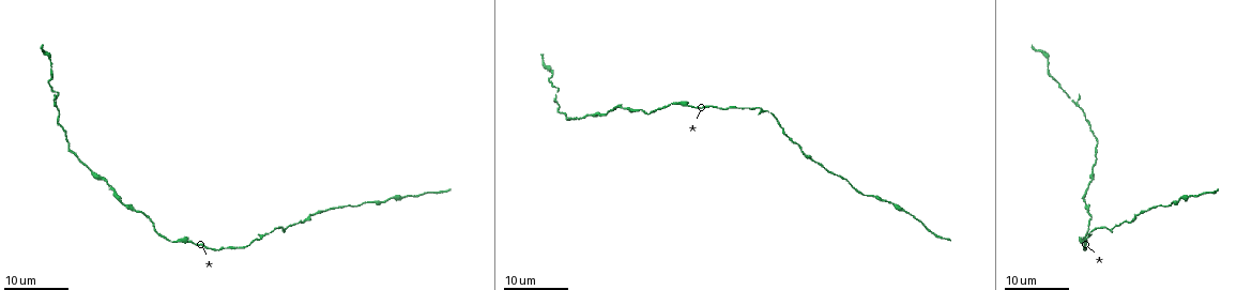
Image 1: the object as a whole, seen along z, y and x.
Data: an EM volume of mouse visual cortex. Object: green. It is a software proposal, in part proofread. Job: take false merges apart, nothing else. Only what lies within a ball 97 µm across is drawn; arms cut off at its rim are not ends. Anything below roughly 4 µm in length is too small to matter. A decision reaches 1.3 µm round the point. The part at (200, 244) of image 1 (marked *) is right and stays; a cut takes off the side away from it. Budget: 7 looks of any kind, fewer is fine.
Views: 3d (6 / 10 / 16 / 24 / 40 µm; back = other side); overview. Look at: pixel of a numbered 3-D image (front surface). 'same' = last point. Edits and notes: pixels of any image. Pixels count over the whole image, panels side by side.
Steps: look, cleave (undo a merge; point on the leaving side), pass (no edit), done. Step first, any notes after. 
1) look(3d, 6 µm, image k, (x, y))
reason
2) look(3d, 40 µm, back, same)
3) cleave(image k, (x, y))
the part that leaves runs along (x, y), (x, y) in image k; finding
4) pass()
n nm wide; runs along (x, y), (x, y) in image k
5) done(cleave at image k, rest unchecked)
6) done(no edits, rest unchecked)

look(3d, 24 µm, image 1, (301, 222))
thick turns thin

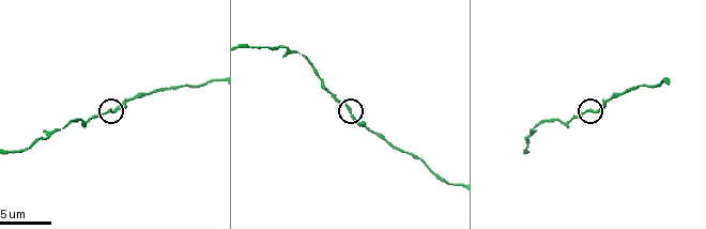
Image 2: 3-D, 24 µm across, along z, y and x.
look(3d, 6 µm, image 2, (348, 112))

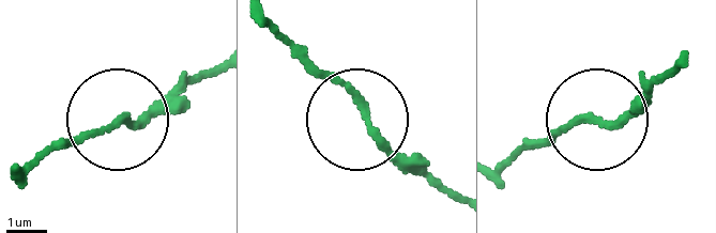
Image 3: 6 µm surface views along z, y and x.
pass()
190 nm wide; runs along (269, 18), (439, 188) in image 3; one neuron here

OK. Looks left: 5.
look(3d, 24 µm, image 1, (176, 241))
thick turns thin

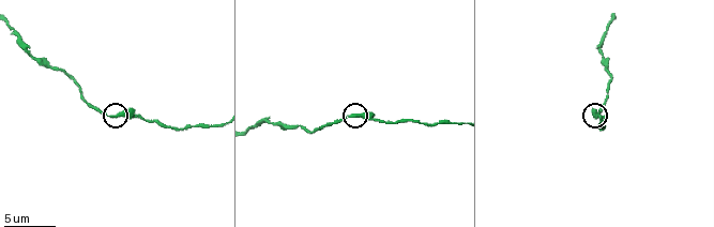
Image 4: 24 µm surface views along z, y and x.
look(3d, 6 µm, image 4, (355, 116))

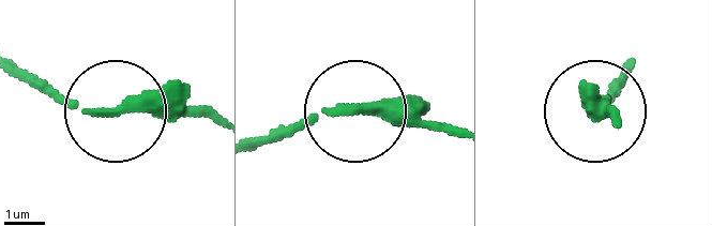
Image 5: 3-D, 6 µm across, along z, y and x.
pass()
runs along (457, 130), (334, 106), (256, 137) in image 5; all the same neuron

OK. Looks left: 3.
look(3d, 24 µm, image 1, (402, 198))

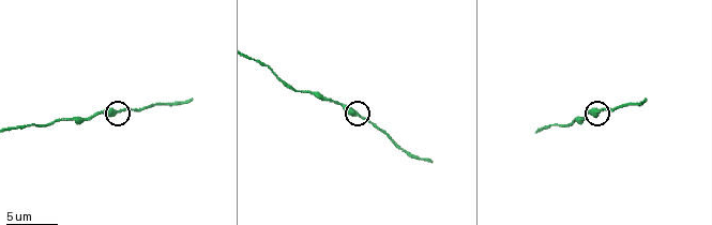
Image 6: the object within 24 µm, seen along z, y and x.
look(3d, 10 µm, image 6, (118, 111))

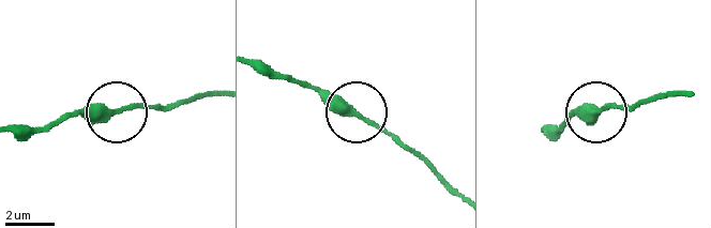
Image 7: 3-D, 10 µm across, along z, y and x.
look(3d, 10 µm, back, image 7, (360, 115))
from behind

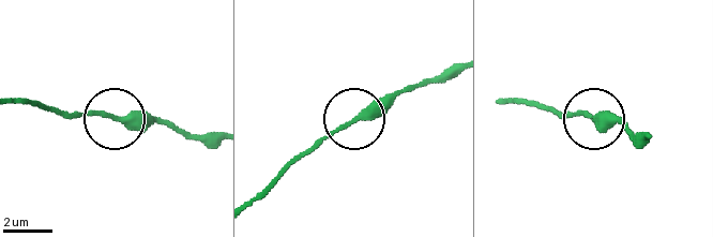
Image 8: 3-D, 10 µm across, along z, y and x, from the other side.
pass()
runs along (650, 137), (580, 113), (554, 113) in image 8; continuous, no second neuron

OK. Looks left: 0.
done(no edits, rest unchecked)

